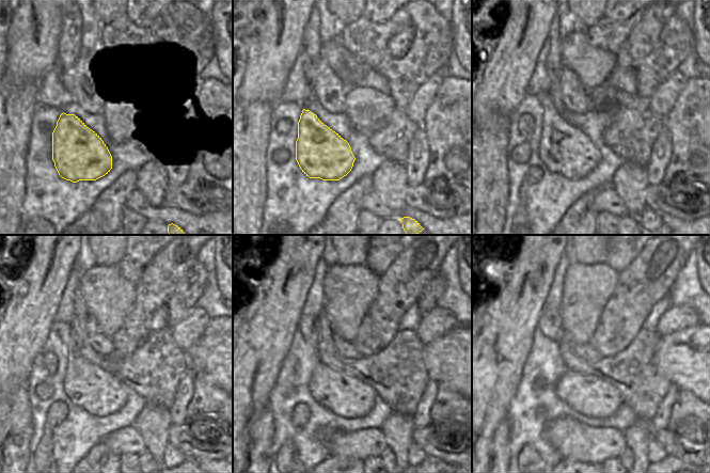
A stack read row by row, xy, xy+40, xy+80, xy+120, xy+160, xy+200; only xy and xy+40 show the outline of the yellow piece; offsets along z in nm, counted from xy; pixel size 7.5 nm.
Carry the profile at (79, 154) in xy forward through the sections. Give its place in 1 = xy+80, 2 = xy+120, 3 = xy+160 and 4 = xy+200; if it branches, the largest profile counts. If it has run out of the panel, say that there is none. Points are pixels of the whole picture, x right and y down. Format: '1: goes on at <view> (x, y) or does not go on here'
1: goes on at xy+80 (564, 150)
2: goes on at xy+120 (96, 391)
3: goes on at xy+160 (344, 395)
4: goes on at xy+200 (590, 396)

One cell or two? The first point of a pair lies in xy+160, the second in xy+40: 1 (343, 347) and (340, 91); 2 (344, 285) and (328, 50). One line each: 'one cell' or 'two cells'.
1: one cell
2: one cell

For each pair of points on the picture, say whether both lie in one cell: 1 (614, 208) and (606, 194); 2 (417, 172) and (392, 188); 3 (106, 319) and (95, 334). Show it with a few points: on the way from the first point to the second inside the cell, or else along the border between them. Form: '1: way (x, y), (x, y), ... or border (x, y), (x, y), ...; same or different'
1: way (612, 205), (606, 198); same
2: border (403, 164), (408, 185); different
3: border (87, 312), (94, 320), (96, 327), (111, 339); different

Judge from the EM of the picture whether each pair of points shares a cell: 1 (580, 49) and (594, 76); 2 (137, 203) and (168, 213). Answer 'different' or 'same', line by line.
1: same
2: same

